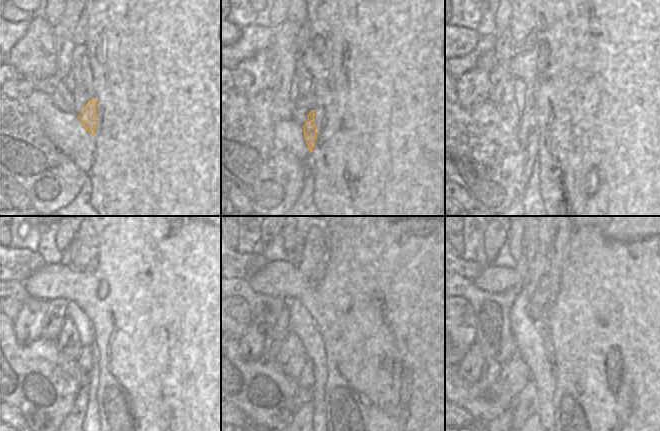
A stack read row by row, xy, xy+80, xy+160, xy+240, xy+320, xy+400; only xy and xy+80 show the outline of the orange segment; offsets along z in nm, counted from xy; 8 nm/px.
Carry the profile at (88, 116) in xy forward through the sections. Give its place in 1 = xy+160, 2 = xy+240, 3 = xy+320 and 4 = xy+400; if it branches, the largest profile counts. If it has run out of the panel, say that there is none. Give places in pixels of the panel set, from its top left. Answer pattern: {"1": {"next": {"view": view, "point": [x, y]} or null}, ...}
{"1": {"next": {"view": "xy+160", "point": [531, 148]}}, "2": {"next": {"view": "xy+240", "point": [75, 418]}}, "3": {"next": {"view": "xy+320", "point": [302, 418]}}, "4": {"next": {"view": "xy+400", "point": [535, 418]}}}

